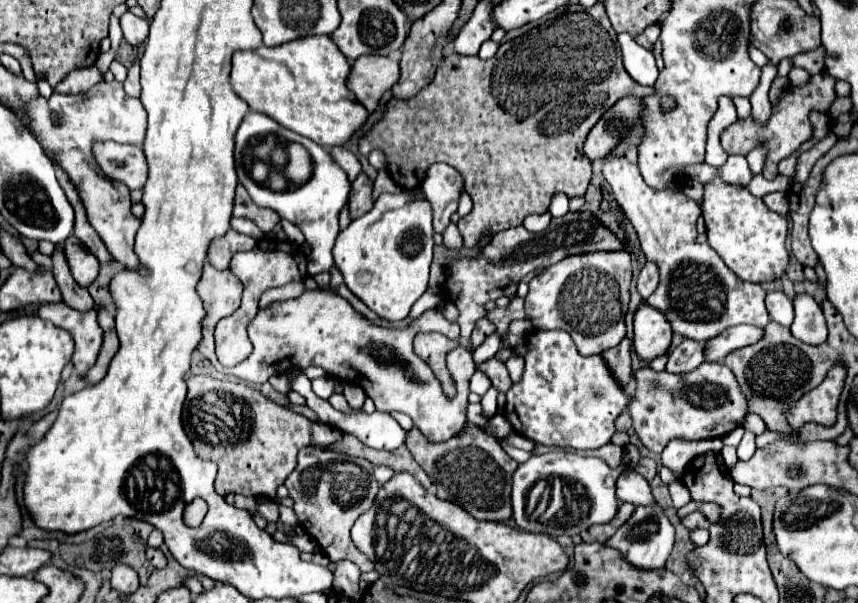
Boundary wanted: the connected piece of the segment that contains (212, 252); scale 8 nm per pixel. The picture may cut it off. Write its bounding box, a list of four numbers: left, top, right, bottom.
[208,229,256,269]

